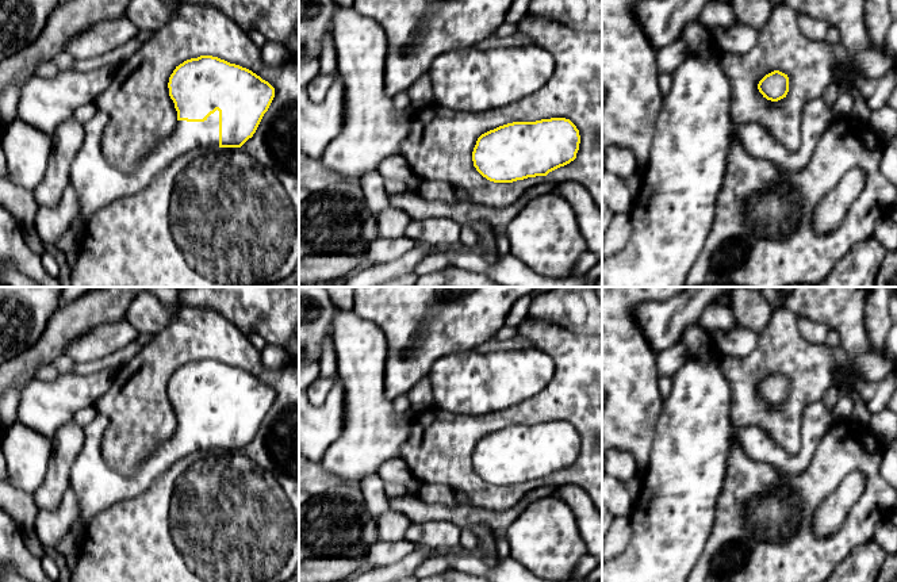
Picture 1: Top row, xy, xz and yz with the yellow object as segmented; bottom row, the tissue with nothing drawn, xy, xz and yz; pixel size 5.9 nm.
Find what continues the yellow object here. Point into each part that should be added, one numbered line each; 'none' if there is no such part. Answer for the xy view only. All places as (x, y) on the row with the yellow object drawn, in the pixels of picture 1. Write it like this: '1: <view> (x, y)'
1: xy (96, 182)

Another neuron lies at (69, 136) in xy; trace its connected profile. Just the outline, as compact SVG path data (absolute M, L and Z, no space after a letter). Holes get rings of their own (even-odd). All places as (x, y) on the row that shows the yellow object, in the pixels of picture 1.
M73 116L57 127L47 169L41 183L32 189L39 207L58 206L64 191L70 185L70 165L84 139L84 125Z

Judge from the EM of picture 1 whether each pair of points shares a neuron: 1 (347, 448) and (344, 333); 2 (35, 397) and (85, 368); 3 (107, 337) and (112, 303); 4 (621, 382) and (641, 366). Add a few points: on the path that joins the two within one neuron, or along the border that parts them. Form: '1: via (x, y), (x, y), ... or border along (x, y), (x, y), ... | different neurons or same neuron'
1: via (360, 420), (360, 362) | same neuron
2: border along (106, 367), (85, 375), (73, 375) | different neurons
3: border along (123, 318), (115, 322), (98, 324), (81, 336) | different neurons
4: via (627, 376), (636, 367) | same neuron

